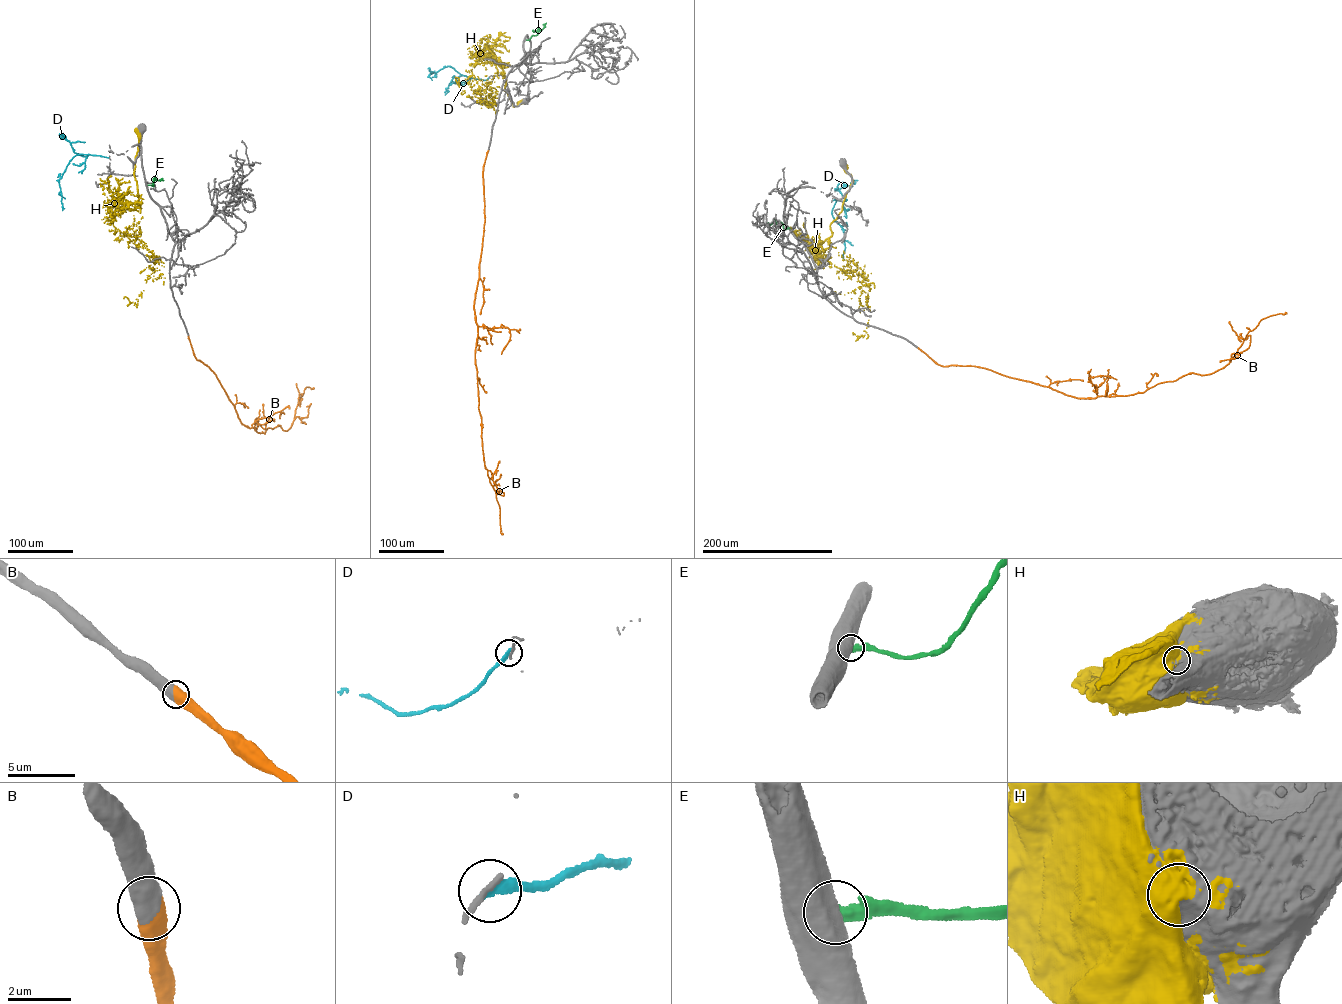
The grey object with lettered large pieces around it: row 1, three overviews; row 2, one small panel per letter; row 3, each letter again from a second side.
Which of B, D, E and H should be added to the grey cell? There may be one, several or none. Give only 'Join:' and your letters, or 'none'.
Join: B

